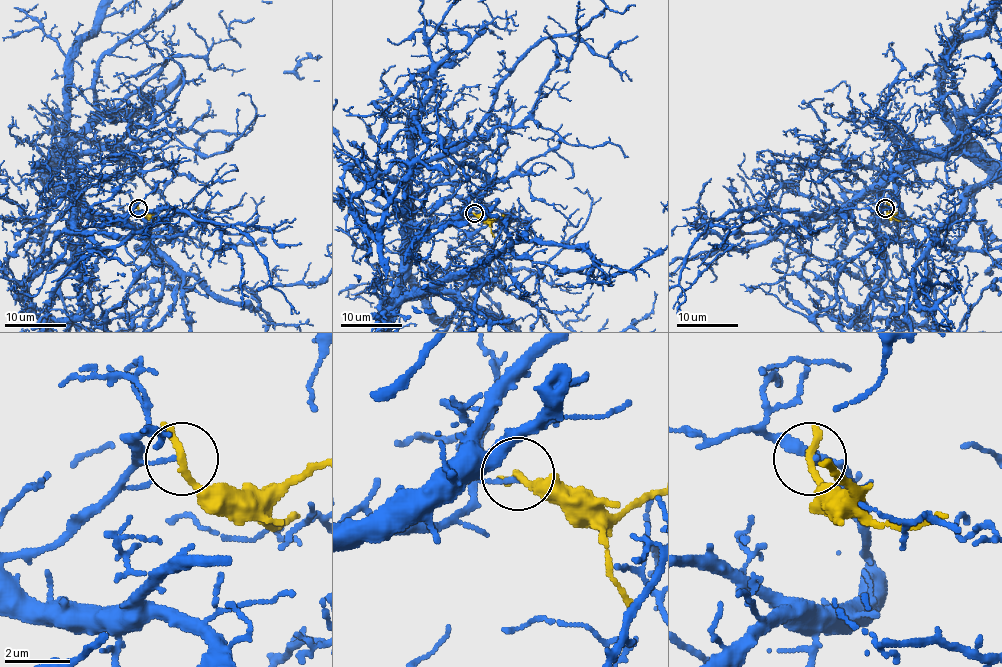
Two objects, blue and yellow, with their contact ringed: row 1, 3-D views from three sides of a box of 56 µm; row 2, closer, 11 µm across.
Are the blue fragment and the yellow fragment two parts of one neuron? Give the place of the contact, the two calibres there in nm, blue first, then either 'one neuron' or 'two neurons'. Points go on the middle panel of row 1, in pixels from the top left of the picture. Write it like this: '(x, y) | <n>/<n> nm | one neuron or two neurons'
(474, 213) | 130/280 nm | two neurons

